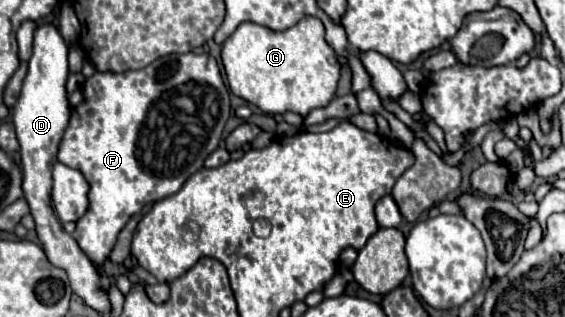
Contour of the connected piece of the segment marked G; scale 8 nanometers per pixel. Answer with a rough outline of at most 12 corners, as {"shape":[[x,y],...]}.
{"shape":[[321,20],[245,22],[221,58],[265,114],[325,108],[341,64]]}

